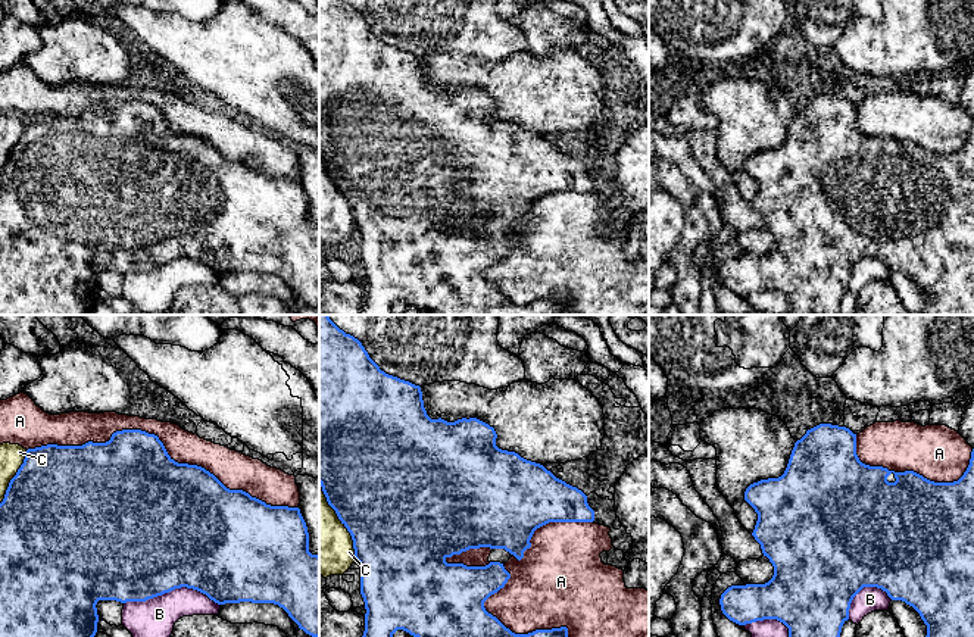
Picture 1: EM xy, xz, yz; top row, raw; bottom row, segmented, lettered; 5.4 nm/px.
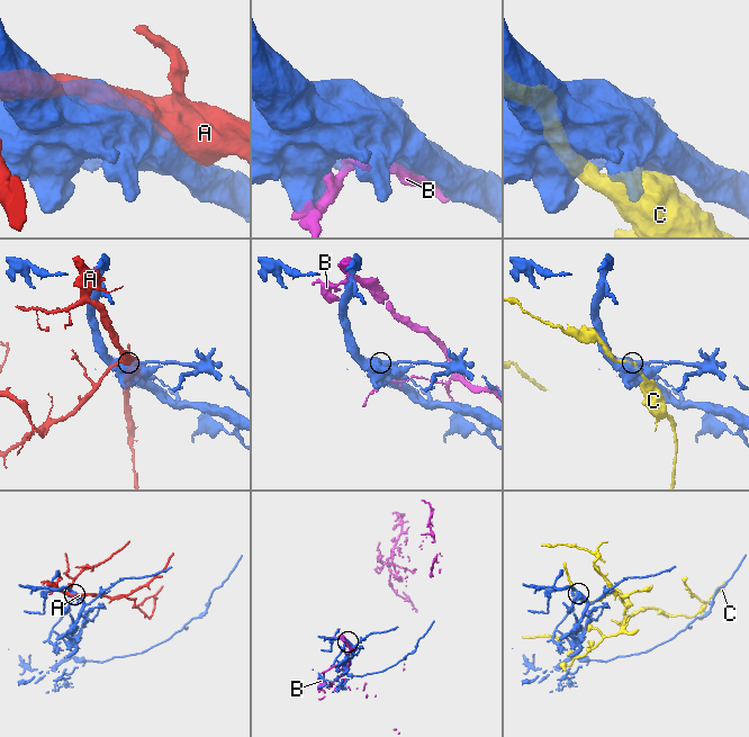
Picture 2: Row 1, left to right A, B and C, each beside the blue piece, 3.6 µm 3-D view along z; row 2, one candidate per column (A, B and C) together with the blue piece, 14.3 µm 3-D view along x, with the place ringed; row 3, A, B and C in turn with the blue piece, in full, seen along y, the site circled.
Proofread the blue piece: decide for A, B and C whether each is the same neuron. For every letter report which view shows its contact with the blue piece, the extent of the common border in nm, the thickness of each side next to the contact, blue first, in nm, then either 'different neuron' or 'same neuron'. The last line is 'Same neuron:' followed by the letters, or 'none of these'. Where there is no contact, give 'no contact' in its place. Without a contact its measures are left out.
A: meets blue in xy; contact 1500 nm long; 480 nm thick on the blue side, 180 nm on the other; same neuron
B: meets blue in xy; contact 550 nm long; 500 nm thick on the blue side, 220 nm on the other; different neuron
C: meets blue in xy; contact 320 nm long; 500 nm thick on the blue side, 130 nm on the other; different neuron
Same neuron: A

